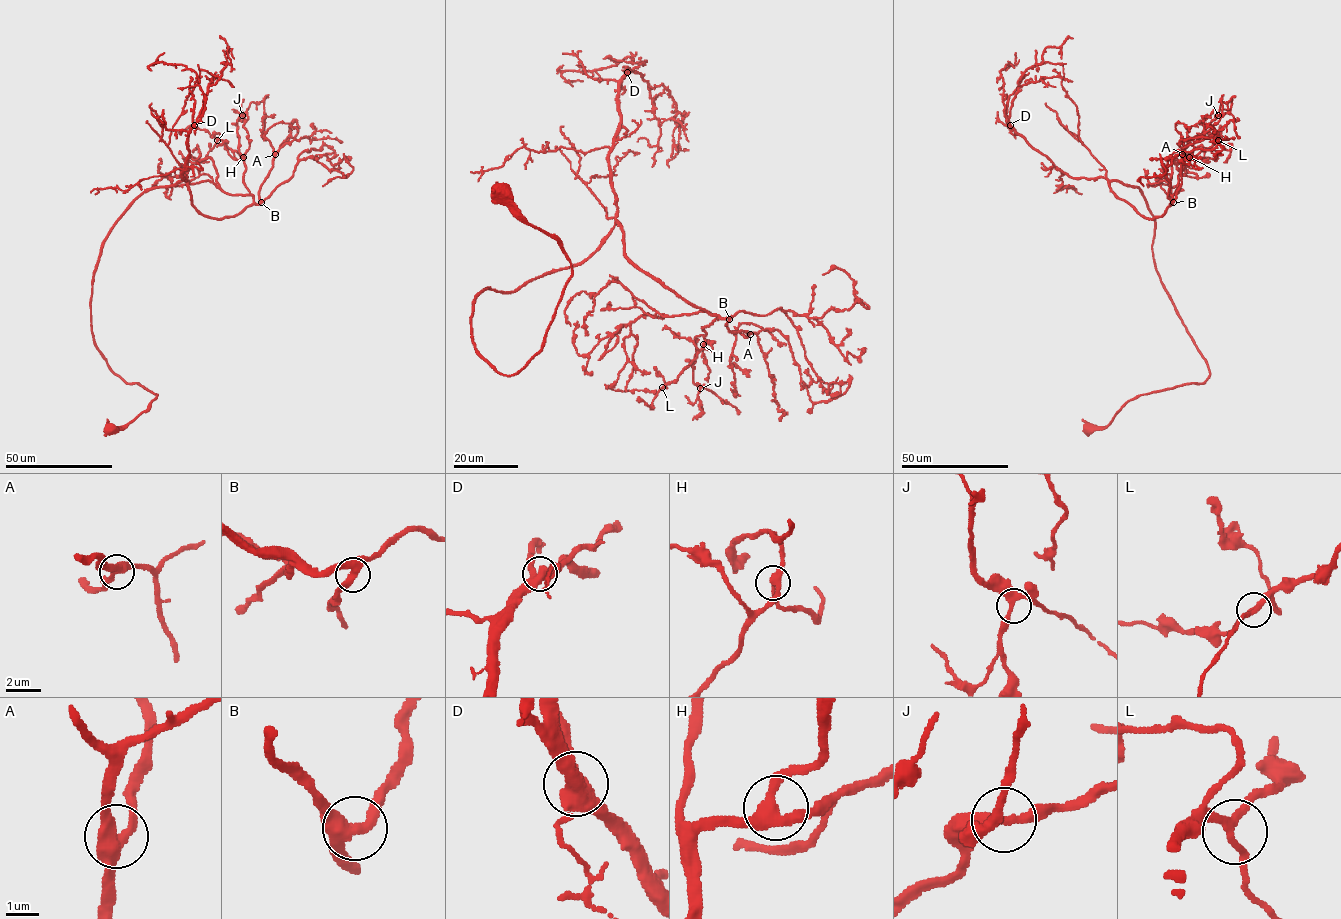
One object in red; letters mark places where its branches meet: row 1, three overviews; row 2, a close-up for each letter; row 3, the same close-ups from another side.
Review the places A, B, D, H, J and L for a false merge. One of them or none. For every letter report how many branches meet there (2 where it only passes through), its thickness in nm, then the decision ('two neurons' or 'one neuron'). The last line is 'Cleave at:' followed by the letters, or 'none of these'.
A: 3 | 400 nm | one neuron
B: 3 | 400 nm | one neuron
D: 4 | 440 nm | one neuron
H: 3 | 360 nm | one neuron
J: 3 | 300 nm | one neuron
L: 3 | 220 nm | one neuron
Cleave at: none of these

